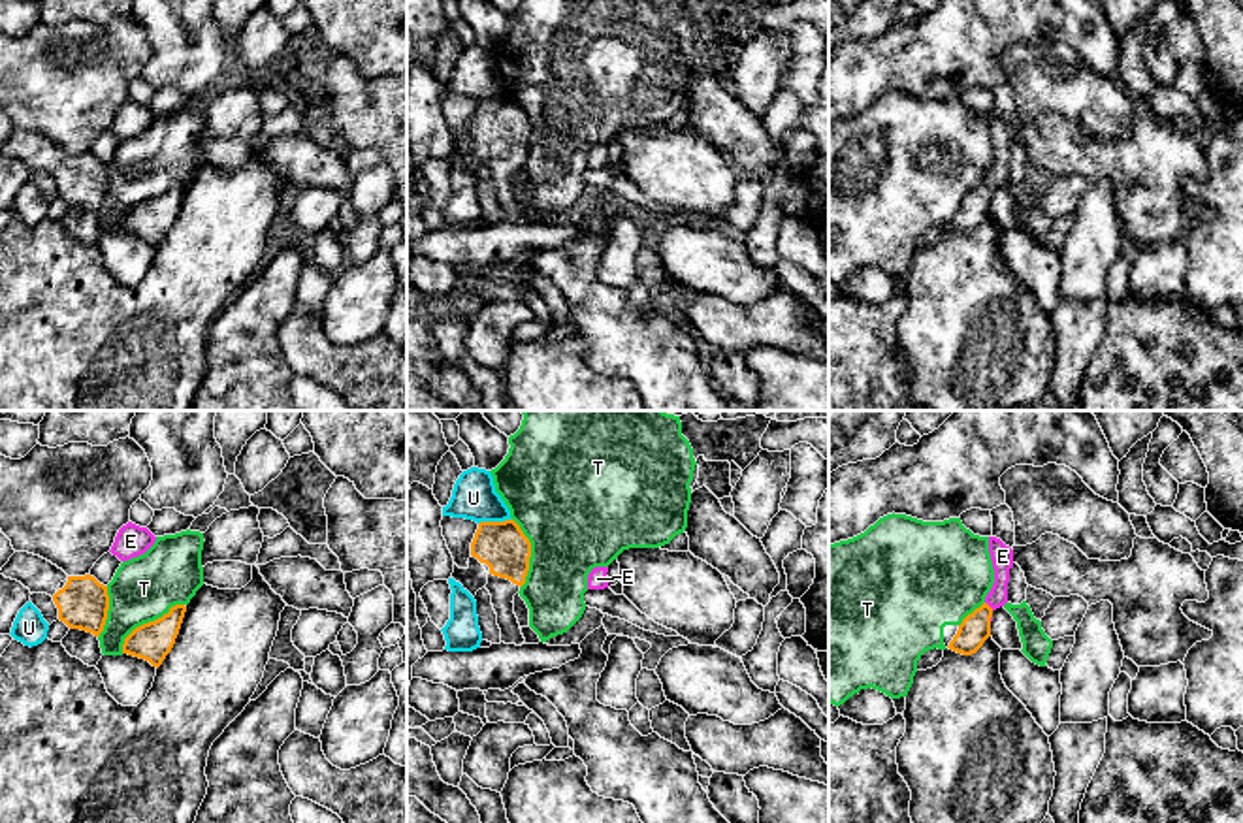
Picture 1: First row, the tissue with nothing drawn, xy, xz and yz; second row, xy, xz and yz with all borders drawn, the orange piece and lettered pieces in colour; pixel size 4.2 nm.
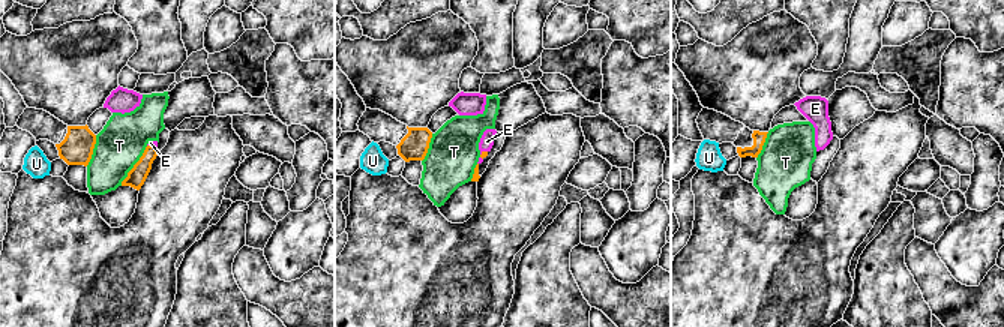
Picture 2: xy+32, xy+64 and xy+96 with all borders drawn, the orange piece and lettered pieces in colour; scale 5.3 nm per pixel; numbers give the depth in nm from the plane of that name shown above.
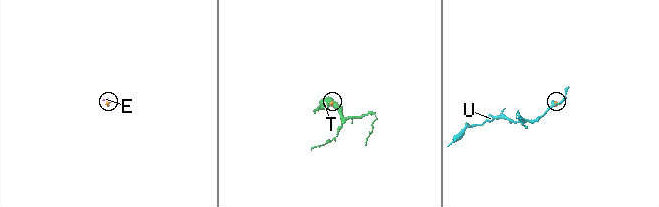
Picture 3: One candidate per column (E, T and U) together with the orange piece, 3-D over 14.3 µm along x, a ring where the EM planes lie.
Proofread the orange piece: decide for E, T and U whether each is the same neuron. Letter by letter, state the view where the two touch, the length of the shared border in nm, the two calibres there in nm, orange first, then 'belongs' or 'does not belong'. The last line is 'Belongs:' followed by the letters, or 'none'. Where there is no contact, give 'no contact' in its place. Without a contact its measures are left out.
E: contact in yz; length 50 nm; calibres 130 and 100 nm; belongs
T: contact in xy; length 340 nm; calibres 170 and 280 nm; does not belong
U: contact in xz; length 150 nm; calibres 200 and 190 nm; does not belong
Belongs: E

